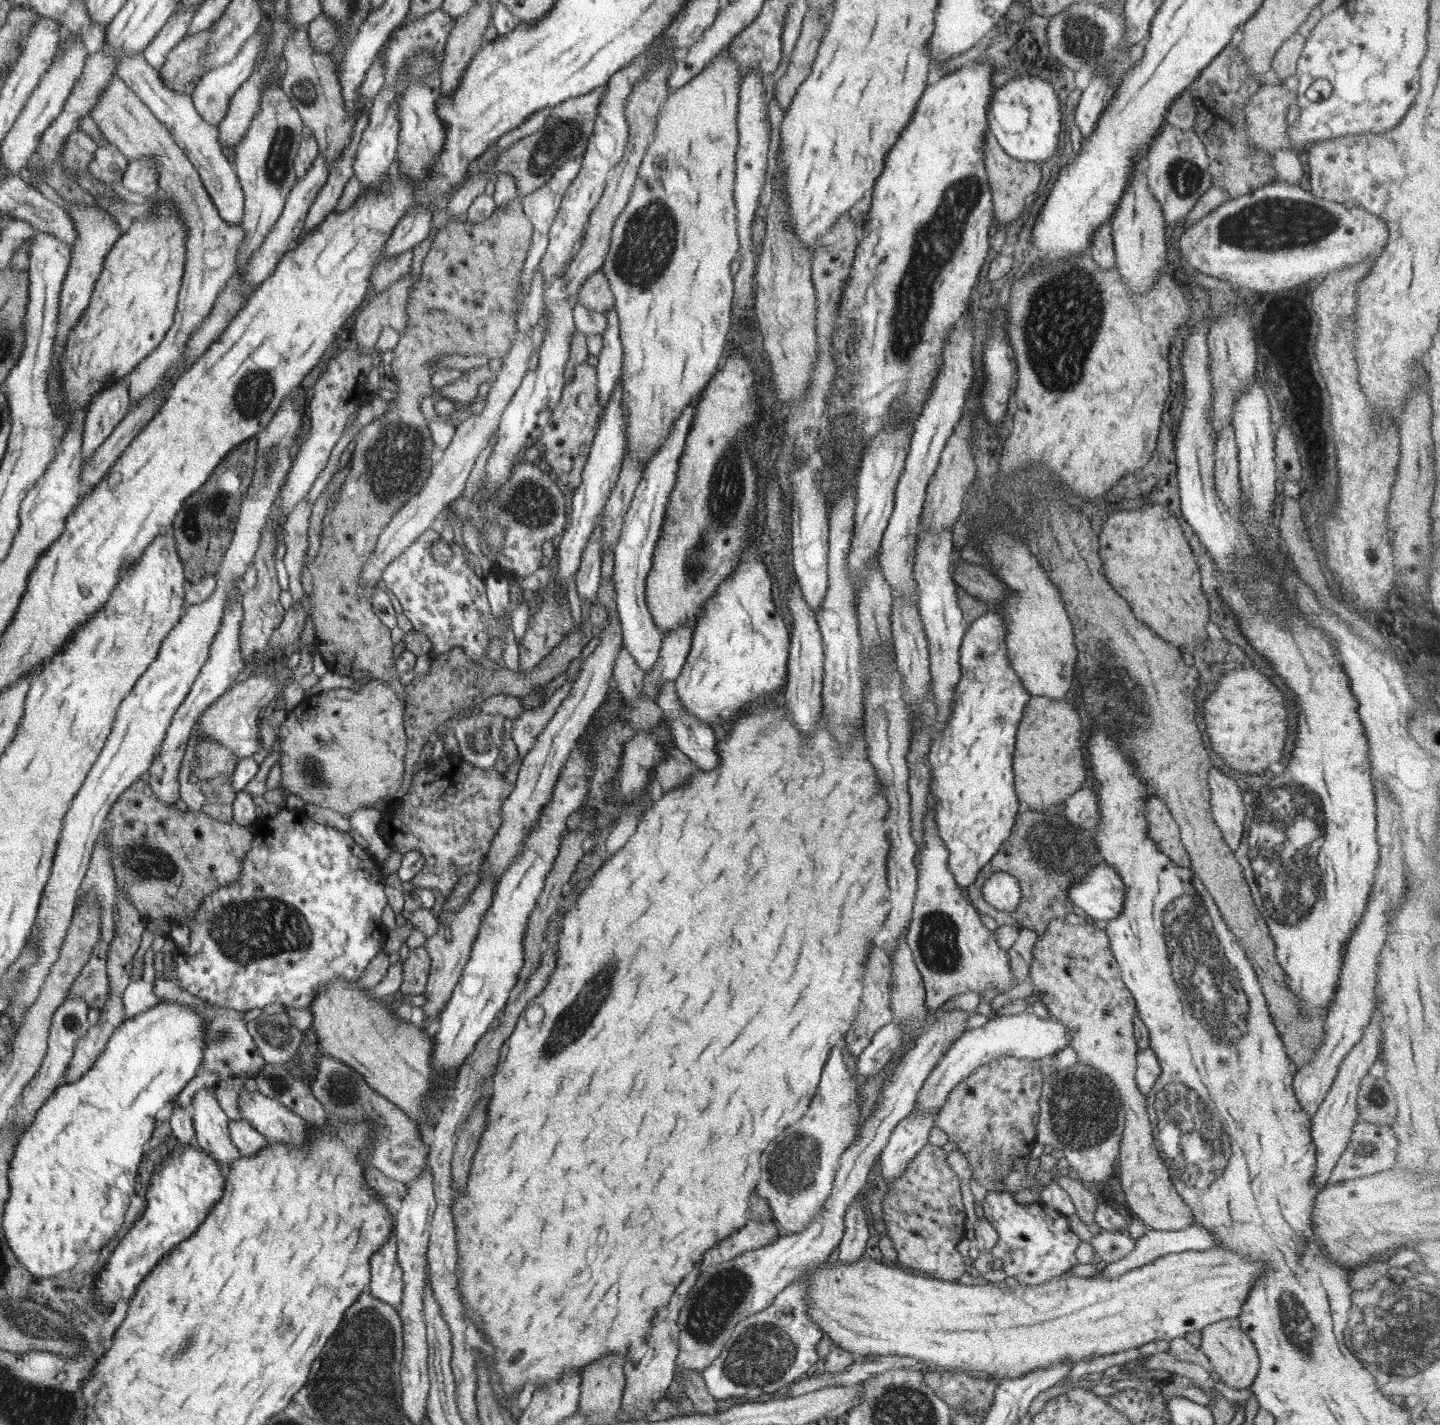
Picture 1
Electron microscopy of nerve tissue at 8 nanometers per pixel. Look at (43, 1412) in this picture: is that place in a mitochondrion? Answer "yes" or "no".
yes

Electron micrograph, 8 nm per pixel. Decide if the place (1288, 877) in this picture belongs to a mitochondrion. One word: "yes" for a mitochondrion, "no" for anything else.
yes

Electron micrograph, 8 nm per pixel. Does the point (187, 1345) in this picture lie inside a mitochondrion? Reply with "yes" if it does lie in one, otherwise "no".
yes

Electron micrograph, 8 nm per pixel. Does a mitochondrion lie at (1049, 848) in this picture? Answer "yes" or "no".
yes

